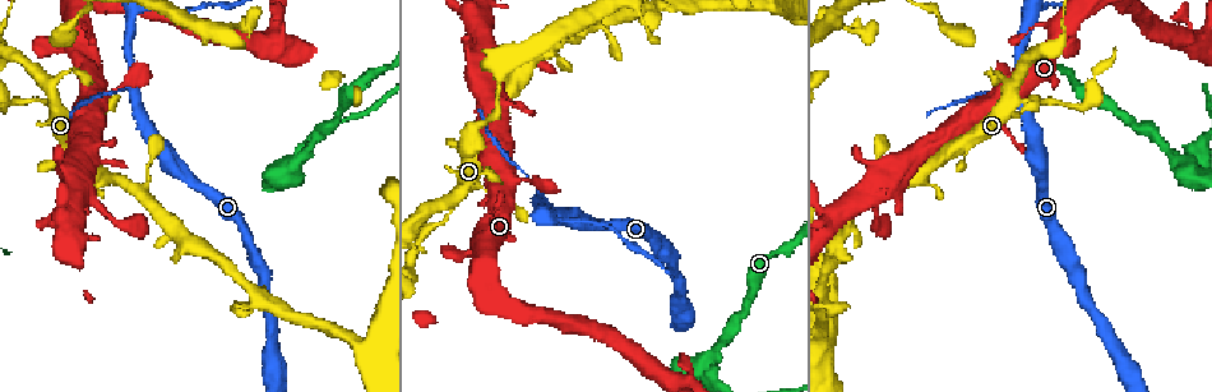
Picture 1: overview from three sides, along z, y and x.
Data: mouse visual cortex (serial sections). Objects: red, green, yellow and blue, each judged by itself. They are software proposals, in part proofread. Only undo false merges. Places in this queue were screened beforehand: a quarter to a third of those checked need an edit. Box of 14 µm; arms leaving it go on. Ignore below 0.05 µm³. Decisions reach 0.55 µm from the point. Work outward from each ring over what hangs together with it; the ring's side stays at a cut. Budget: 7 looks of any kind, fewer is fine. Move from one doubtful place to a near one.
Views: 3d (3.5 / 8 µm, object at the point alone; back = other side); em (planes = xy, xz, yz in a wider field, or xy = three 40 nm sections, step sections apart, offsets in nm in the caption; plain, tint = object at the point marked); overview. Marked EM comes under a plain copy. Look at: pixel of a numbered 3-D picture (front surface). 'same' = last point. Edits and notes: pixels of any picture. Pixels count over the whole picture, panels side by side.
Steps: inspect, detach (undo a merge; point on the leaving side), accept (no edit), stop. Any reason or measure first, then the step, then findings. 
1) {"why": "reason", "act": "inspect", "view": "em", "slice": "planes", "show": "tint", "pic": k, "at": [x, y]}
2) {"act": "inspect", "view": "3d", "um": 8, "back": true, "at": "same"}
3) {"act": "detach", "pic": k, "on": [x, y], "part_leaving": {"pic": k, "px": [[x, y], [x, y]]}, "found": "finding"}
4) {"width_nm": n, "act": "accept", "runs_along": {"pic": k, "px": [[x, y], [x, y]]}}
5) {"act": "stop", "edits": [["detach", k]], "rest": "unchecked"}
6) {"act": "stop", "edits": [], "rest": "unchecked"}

{"why": "side arm on a straight run", "act": "inspect", "view": "3d", "um": 3.5, "pic": 1, "at": [134, 90]}

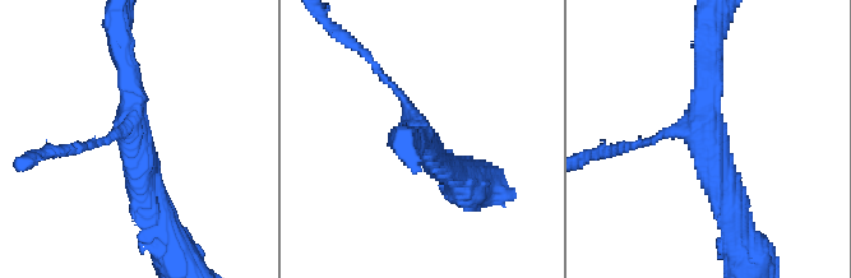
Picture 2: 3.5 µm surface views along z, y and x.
{"arms": 3, "arm_widths_nm": [100, 300, 350], "act": "inspect", "view": "em", "slice": "xy", "step": 2, "show": "tint", "pic": 2, "at": [705, 128]}

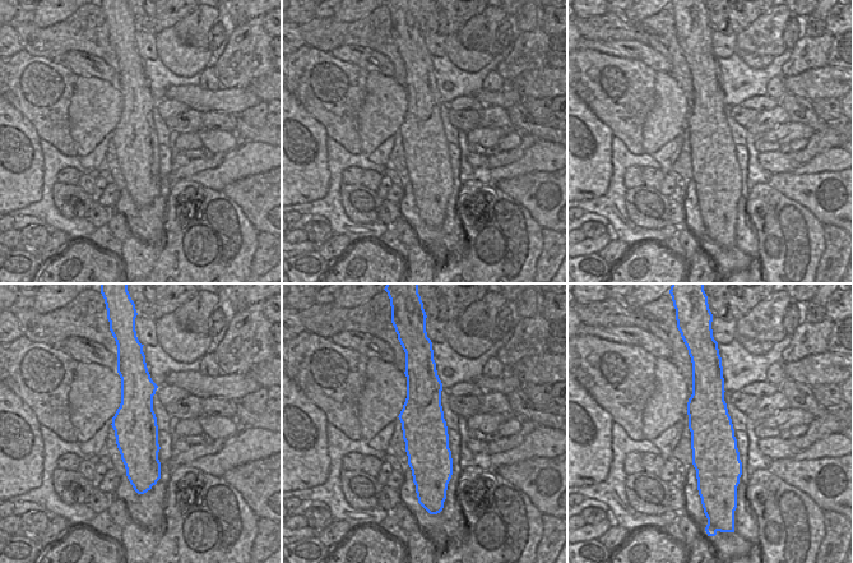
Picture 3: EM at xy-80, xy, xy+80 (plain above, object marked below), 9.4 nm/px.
{"act": "accept", "runs_along": {"pic": 3, "px": [[135, 372], [137, 441], [143, 481]]}, "found": "continuous, no second cell"}

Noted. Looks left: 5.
{"why": "two arms in line, one across", "act": "inspect", "view": "3d", "um": 3.5, "back": true, "pic": 1, "at": [54, 104]}

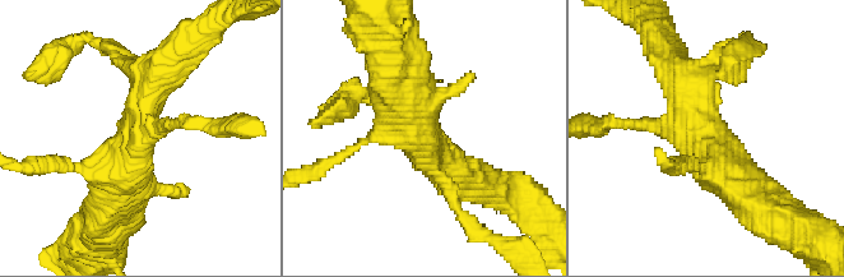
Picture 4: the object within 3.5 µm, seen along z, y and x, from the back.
{"arms": 3, "arm_widths_nm": [200, 500, 600], "why": "shape alone is not enough", "act": "inspect", "view": "em", "slice": "xy", "step": 2, "show": "tint", "pic": 4, "at": [429, 151]}

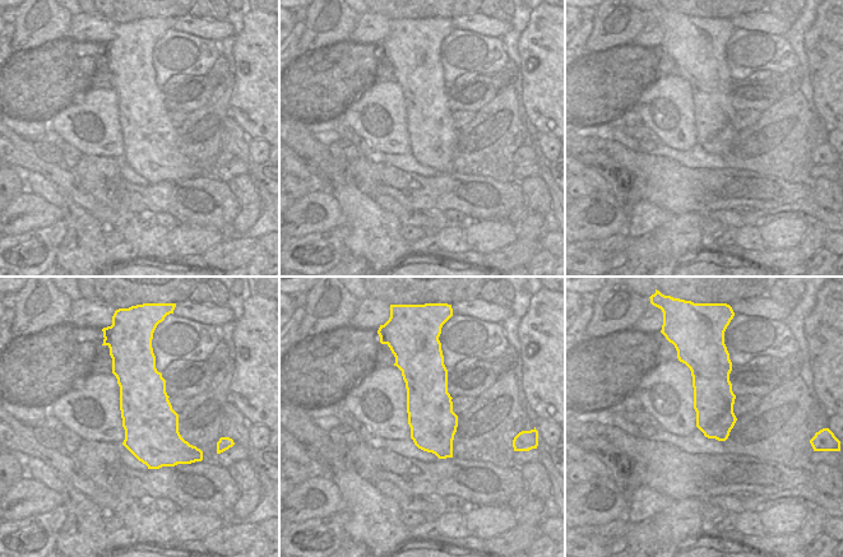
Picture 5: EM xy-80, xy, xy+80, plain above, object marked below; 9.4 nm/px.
{"act": "accept", "runs_along": {"pic": 4, "px": [[752, 195], [694, 129], [671, 59]]}, "found": "continuous, no second cell"}

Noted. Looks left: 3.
{"why": "thick turns thin", "act": "inspect", "view": "3d", "um": 3.5, "back": true, "pic": 1, "at": [569, 221]}

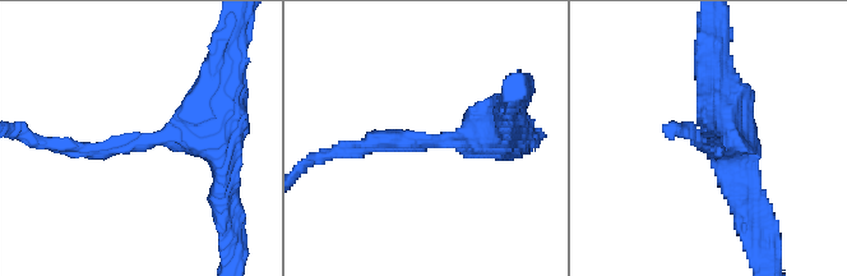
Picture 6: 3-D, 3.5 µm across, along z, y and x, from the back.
{"arm_widths_nm": [200, 500], "act": "inspect", "view": "em", "slice": "planes", "show": "tint", "pic": 6, "at": [433, 145]}

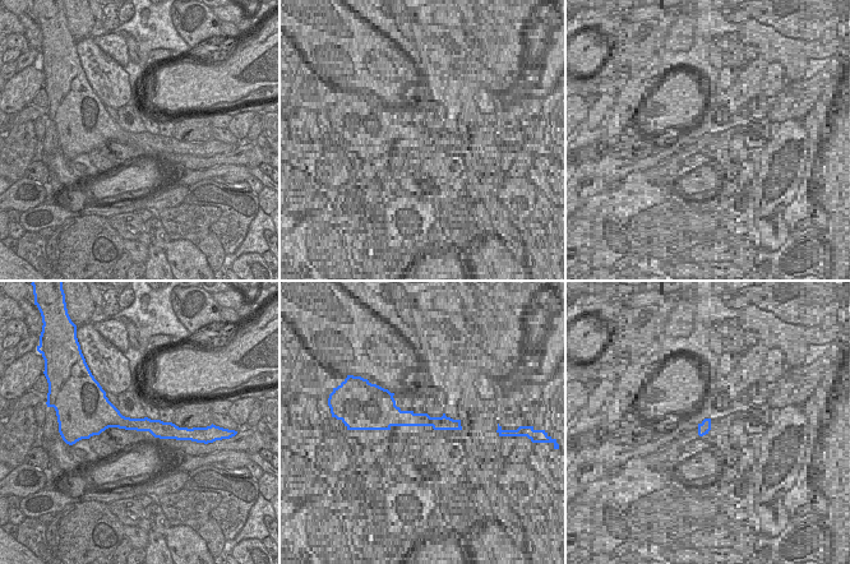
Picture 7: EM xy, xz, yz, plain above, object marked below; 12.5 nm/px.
{"act": "accept", "runs_along": {"pic": 6, "px": [[509, 120], [447, 143], [348, 152]]}, "found": "continuous, no second cell"}

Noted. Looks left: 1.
{"act": "stop", "edits": [], "rest": "unchecked"}

